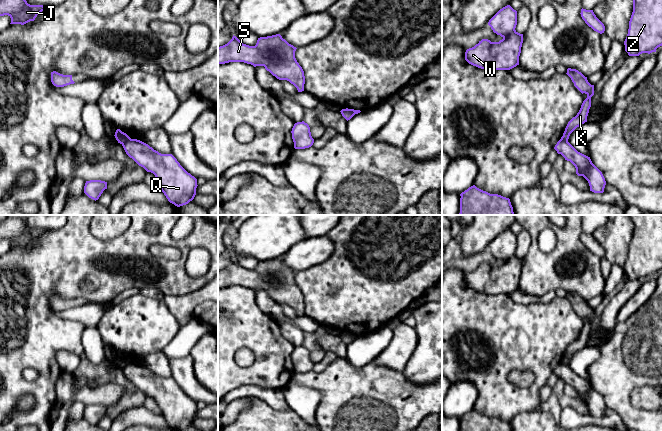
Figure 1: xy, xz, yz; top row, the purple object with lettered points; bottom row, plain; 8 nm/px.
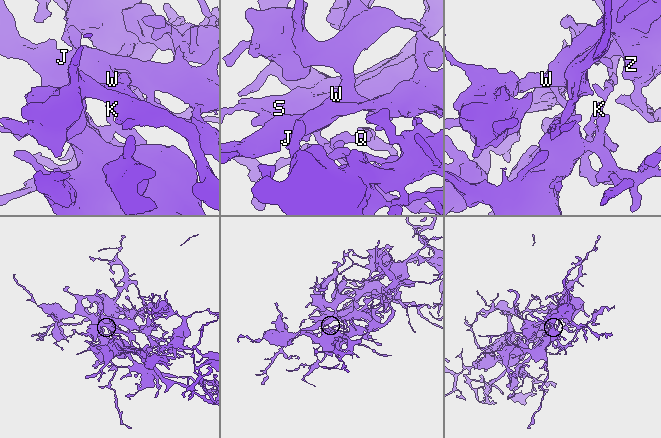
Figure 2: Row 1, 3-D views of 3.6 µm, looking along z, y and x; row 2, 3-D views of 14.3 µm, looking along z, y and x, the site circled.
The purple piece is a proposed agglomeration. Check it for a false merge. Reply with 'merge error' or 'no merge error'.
merge error

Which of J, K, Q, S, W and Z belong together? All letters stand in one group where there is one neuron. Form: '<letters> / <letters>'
J Q S W Z / K

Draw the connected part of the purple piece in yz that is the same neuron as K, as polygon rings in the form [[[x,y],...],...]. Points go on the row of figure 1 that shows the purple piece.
[[[567,69],[566,73],[574,83],[574,86],[583,94],[587,95],[587,98],[583,101],[581,108],[577,115],[573,117],[567,124],[563,136],[561,139],[568,141],[570,134],[579,126],[587,122],[587,116],[591,107],[591,97],[594,95],[594,85],[591,85],[587,77],[576,69]]]

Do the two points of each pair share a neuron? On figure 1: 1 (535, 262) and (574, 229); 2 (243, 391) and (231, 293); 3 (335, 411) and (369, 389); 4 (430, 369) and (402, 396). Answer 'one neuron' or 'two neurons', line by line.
1: one neuron
2: two neurons
3: one neuron
4: two neurons

